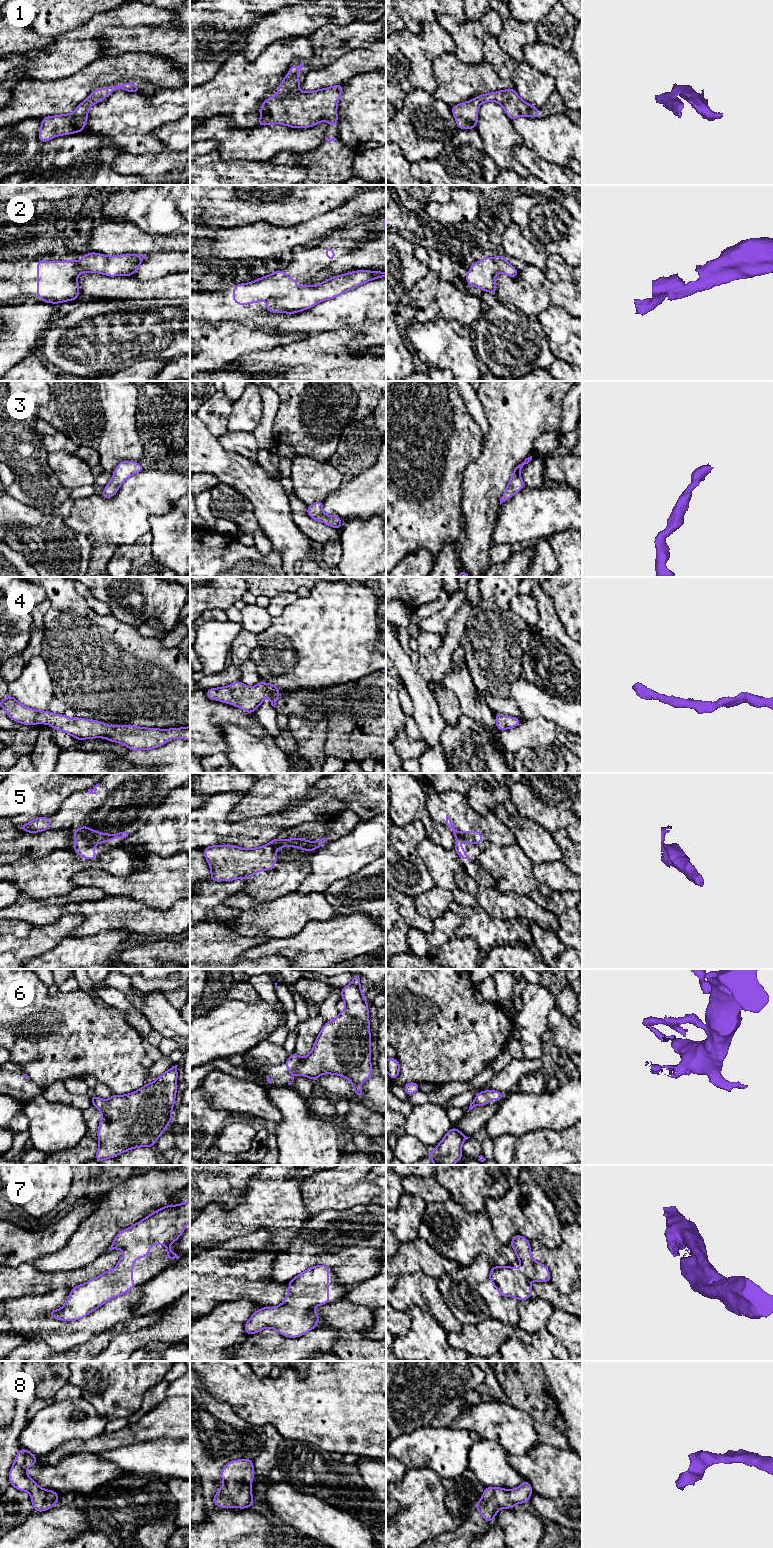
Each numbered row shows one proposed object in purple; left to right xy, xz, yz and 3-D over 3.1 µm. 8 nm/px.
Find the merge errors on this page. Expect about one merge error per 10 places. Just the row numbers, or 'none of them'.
none of them

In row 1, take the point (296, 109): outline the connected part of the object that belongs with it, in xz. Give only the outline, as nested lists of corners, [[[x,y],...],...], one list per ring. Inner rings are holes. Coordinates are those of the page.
[[[293,63],[288,74],[283,77],[283,82],[277,88],[279,95],[274,94],[262,103],[260,120],[257,126],[282,124],[291,128],[309,128],[319,124],[321,121],[327,121],[329,126],[336,127],[338,120],[337,106],[343,84],[311,92],[302,92],[298,87],[300,79],[297,72],[298,68]]]

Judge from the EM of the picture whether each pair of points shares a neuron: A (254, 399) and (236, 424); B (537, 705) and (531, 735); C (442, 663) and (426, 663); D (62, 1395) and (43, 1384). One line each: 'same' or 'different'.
A: same
B: different
C: same
D: different

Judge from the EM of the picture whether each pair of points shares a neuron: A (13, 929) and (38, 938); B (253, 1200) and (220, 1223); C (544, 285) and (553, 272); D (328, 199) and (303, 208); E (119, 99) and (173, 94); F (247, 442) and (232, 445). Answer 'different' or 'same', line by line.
A: different
B: same
C: different
D: same
E: different
F: same

